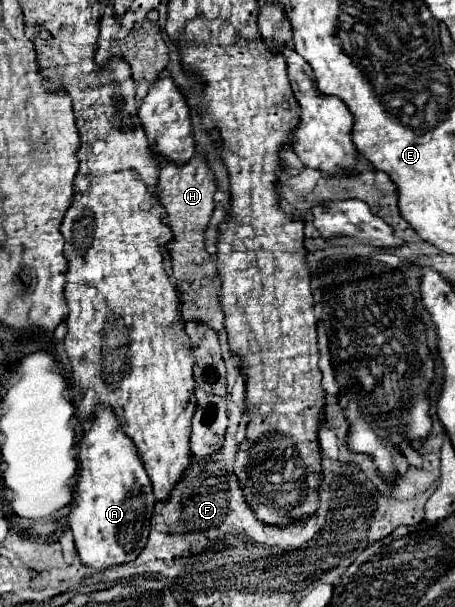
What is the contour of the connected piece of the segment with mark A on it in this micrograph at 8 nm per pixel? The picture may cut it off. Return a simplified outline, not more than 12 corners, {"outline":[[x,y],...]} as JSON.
{"outline":[[97,405],[69,527],[81,563],[133,561],[153,497],[135,443]]}

